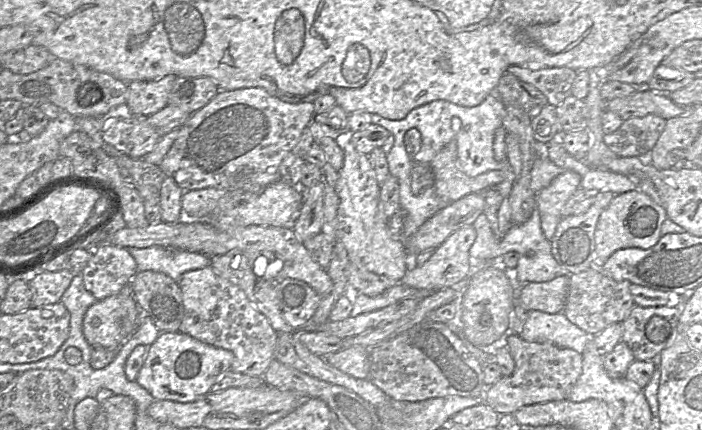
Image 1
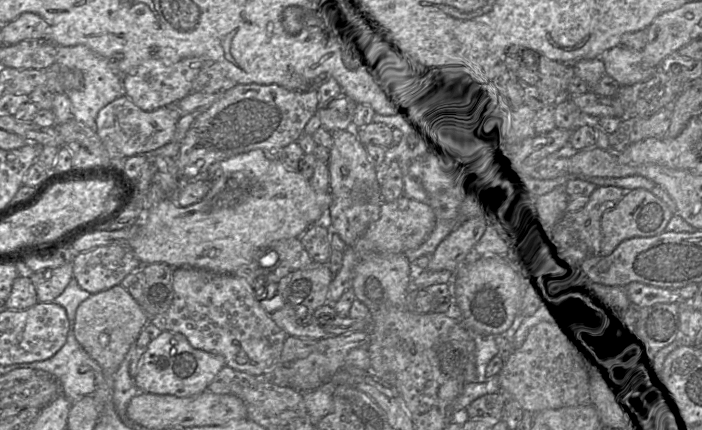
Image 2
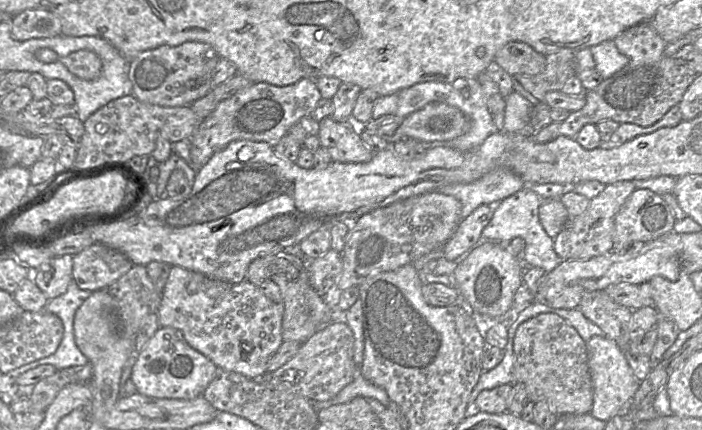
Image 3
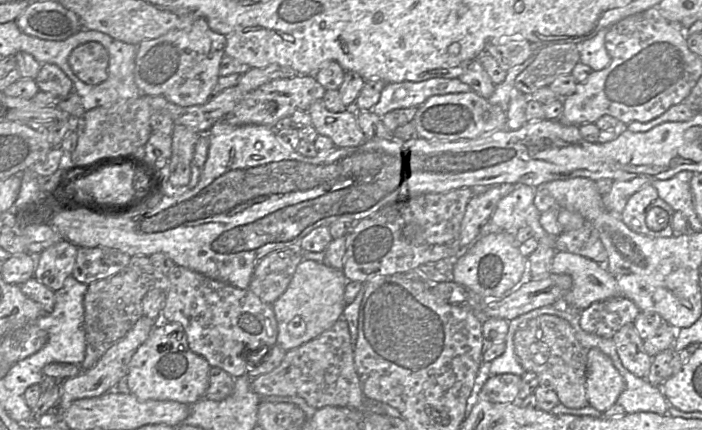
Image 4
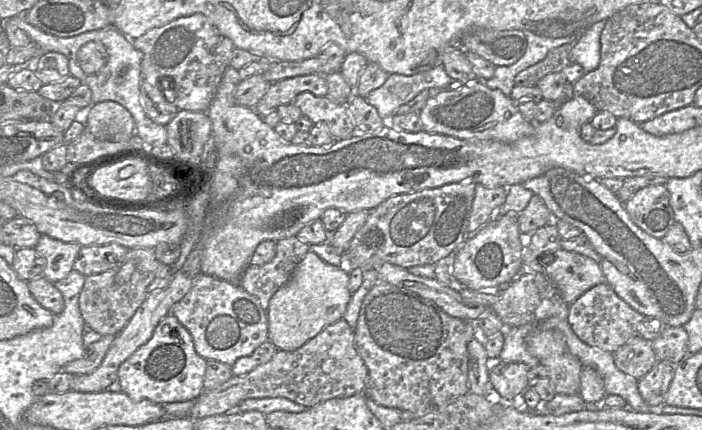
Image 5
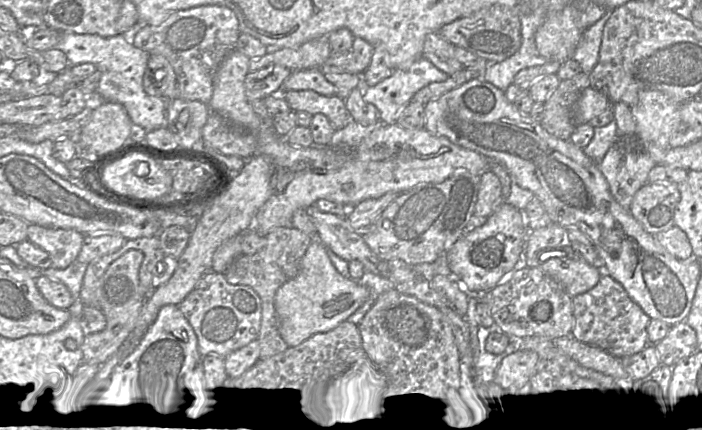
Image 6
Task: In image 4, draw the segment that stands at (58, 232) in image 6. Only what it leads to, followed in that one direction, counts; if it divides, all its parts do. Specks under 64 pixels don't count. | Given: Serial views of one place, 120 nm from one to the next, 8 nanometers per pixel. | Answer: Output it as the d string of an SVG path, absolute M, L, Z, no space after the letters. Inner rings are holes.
M61 240L36 256L34 278L52 291L62 288L67 277L72 275L78 248Z

